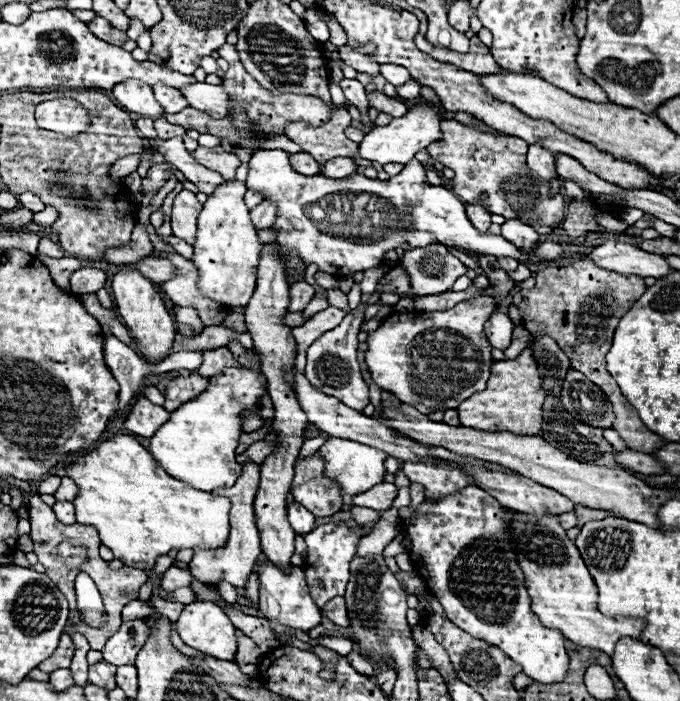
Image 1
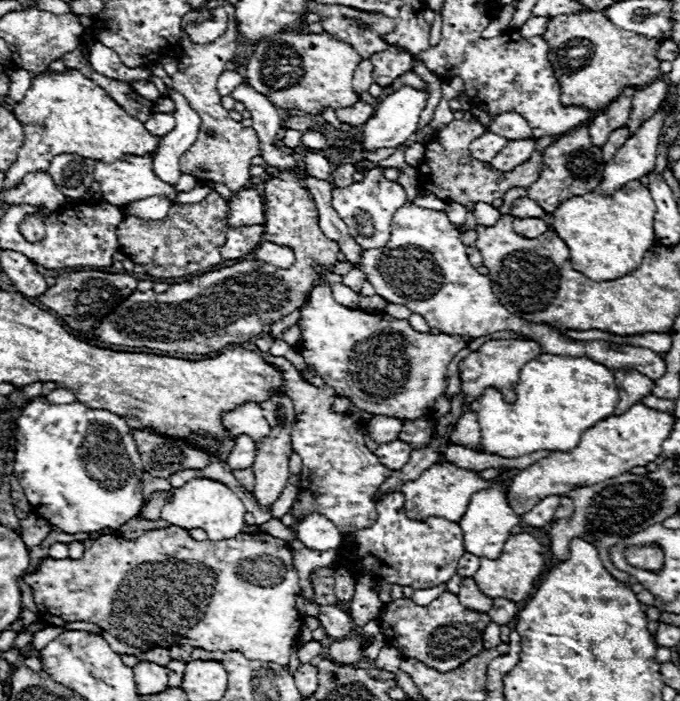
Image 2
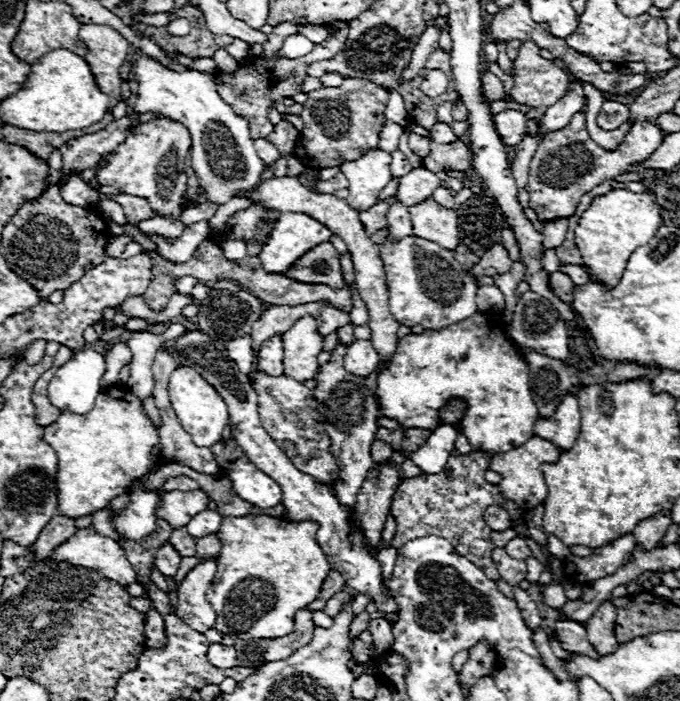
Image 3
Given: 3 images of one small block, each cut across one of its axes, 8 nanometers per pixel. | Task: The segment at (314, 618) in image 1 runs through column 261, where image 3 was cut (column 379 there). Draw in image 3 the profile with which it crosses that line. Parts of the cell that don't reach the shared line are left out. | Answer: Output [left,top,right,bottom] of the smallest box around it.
[172,332,398,620]

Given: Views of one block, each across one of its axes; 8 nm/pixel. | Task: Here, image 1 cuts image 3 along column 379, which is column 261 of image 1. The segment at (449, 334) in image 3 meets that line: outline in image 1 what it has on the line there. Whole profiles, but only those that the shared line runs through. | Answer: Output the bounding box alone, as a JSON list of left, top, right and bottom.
[150,368,266,492]

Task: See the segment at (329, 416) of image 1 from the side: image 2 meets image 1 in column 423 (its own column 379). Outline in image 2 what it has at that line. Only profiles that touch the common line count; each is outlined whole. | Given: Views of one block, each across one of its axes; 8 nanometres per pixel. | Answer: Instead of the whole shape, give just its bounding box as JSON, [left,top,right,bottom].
[376,440,412,470]

